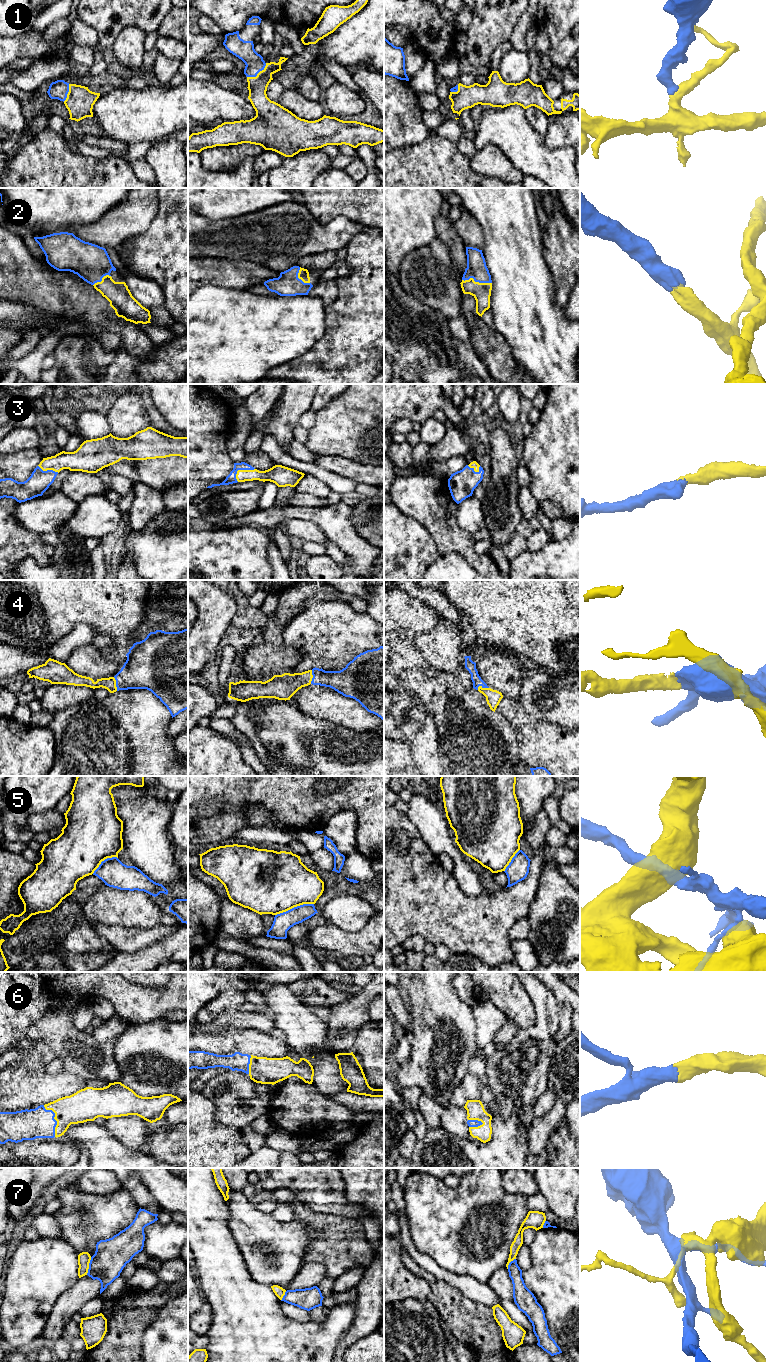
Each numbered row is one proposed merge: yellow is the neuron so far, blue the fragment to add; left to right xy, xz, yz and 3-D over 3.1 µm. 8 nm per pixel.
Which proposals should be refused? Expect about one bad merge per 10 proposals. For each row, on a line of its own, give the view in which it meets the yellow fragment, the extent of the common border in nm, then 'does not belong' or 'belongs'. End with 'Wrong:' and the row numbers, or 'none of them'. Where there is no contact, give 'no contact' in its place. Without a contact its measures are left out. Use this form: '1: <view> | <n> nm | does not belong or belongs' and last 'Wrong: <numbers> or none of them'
1: xz | 200 nm | belongs
2: yz | 240 nm | belongs
3: xz | 180 nm | belongs
4: yz | 100 nm | belongs
5: xz | 320 nm | belongs
6: xy | 280 nm | belongs
7: xy | 150 nm | does not belong
Wrong: 7

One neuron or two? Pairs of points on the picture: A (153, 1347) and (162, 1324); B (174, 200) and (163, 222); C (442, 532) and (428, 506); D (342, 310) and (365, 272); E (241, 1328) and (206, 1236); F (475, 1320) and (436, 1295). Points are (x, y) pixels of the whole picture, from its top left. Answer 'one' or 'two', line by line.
A: one
B: one
C: one
D: one
E: one
F: one

